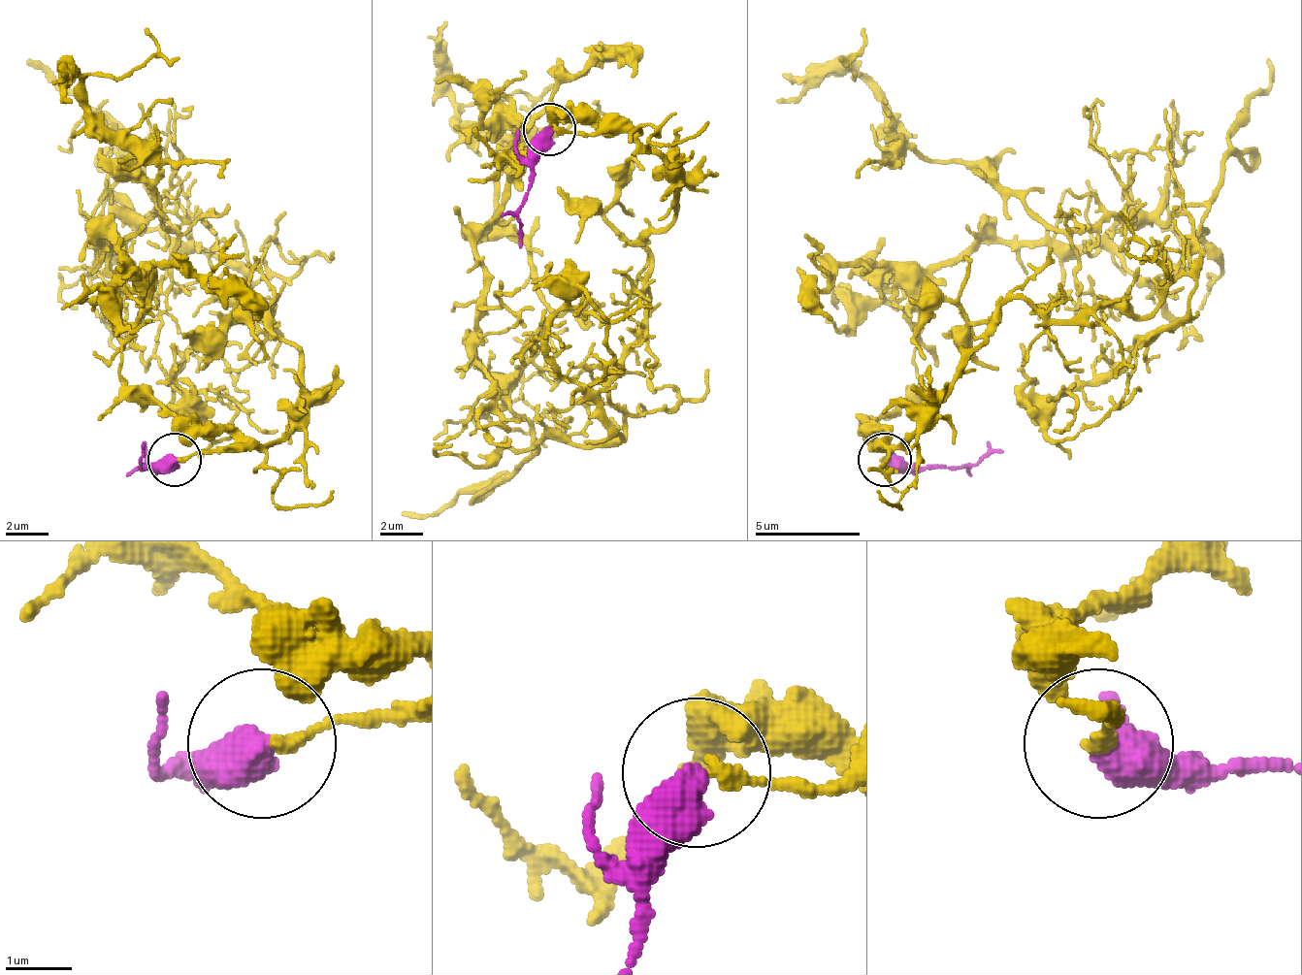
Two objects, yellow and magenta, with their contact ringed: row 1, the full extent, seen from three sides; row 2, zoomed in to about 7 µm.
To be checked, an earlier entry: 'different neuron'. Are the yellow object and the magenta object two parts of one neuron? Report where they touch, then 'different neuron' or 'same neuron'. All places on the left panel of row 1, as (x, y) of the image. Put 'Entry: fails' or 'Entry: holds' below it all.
at (175, 460); different neuron
Entry: holds

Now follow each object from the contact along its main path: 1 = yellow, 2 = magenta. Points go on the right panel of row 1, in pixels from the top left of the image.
1: (886, 458), (912, 294), (987, 236), (1044, 242), (1071, 310), (1076, 252), (907, 151), (860, 30)
2: (886, 458), (955, 469), (1002, 447)

